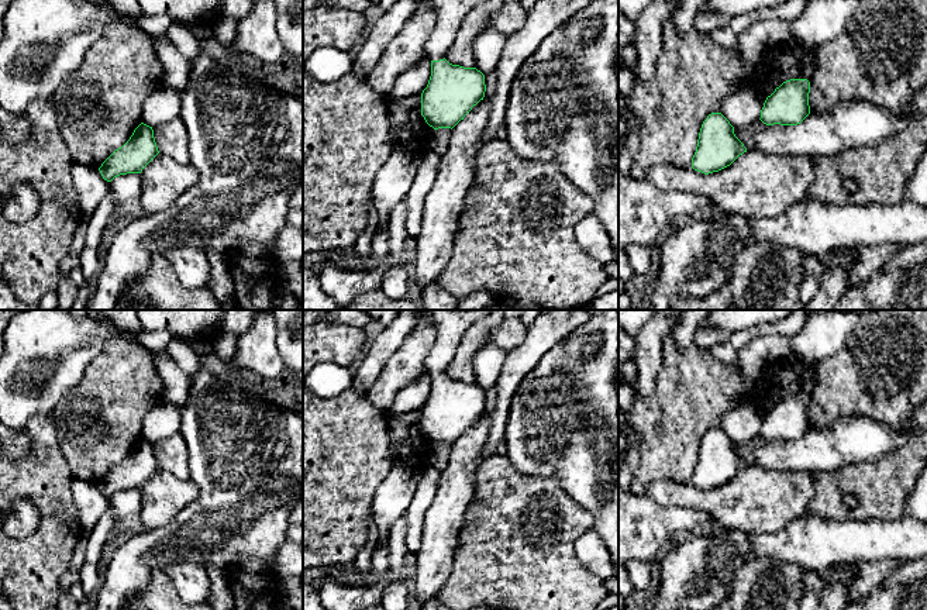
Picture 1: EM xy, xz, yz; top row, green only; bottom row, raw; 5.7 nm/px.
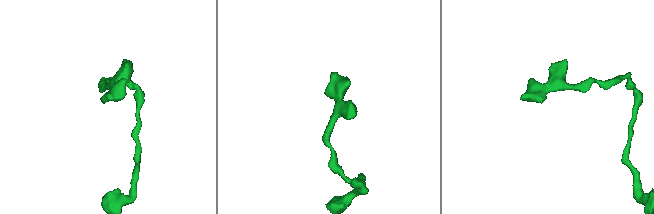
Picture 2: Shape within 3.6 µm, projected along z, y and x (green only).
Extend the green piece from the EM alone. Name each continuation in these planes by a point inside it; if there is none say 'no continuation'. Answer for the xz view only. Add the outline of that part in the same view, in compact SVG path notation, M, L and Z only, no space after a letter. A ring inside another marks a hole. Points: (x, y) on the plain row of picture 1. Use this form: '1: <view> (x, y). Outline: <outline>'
1: xz (450, 324). Outline: M400 310L396 318L387 324L383 331L375 337L365 348L361 356L361 365L355 372L354 386L356 389L365 390L379 378L385 365L389 362L392 355L402 347L404 340L413 332L420 317L428 317L435 324L435 337L433 347L425 358L425 373L417 378L416 380L403 386L389 410L394 416L403 413L410 413L423 409L427 403L431 392L431 378L444 375L448 365L454 359L459 341L464 337L465 331L475 324L476 321L485 318L493 310Z

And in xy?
1: xy (90, 502). Outline: M73 479L70 489L82 524L82 533L87 535L108 509L110 497L103 494L97 483L80 479Z

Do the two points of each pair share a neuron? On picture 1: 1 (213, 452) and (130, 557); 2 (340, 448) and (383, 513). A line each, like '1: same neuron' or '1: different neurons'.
1: same neuron
2: different neurons

